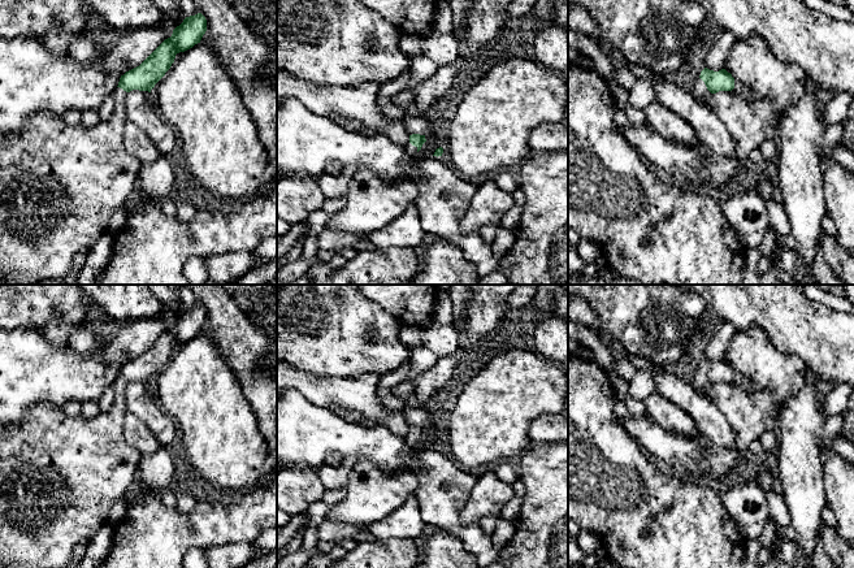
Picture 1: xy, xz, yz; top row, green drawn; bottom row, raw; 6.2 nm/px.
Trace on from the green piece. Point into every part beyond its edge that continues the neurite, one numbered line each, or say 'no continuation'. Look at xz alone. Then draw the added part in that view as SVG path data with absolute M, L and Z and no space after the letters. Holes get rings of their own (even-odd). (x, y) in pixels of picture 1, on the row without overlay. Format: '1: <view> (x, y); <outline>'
1: xz (414, 415); M408 402L404 403L403 413L406 416L406 421L409 426L420 425L425 426L428 424L430 413L421 407L412 407Z

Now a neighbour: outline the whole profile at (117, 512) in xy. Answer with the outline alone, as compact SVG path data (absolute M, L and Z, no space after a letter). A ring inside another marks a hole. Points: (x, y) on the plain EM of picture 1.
M125 498L114 502L108 513L108 524L116 526L123 517L127 510L127 502Z

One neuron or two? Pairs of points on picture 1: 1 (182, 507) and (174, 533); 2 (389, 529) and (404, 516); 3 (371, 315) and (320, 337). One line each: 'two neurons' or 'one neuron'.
1: two neurons
2: one neuron
3: one neuron

